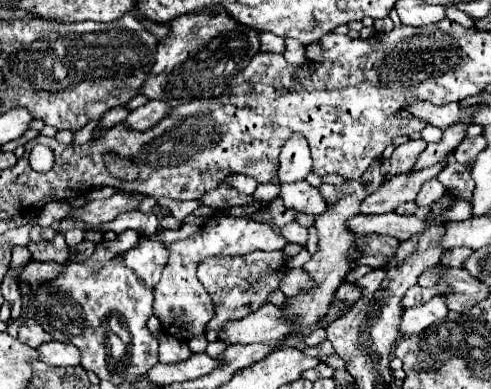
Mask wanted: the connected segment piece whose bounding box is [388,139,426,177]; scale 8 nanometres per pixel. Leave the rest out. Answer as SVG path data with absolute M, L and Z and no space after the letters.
M410 139L410 141L398 145L398 147L394 149L394 153L392 153L392 173L390 173L388 177L396 175L396 173L406 173L406 171L410 171L410 169L416 165L418 155L420 155L424 149L426 149L426 141L424 141L424 139Z

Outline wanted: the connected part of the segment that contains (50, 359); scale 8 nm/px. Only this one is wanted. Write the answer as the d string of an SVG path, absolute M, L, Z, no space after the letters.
M60 341L44 343L38 347L38 351L40 351L40 359L54 367L76 367L82 361L82 355L74 345Z

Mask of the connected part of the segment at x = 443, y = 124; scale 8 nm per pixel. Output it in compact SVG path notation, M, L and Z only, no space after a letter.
M414 103L412 107L406 109L410 115L414 115L416 119L422 119L434 127L440 127L442 131L454 123L460 121L460 113L462 113L462 105L458 103L450 103L446 107L436 107L432 103Z

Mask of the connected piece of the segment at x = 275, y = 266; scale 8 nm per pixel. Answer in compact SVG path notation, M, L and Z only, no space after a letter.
M254 251L246 255L218 255L218 257L206 257L198 265L198 279L212 297L214 303L214 317L206 325L206 339L216 341L218 331L228 321L238 321L250 313L254 313L258 307L270 303L270 293L280 289L280 281L290 273L290 255L284 251Z

